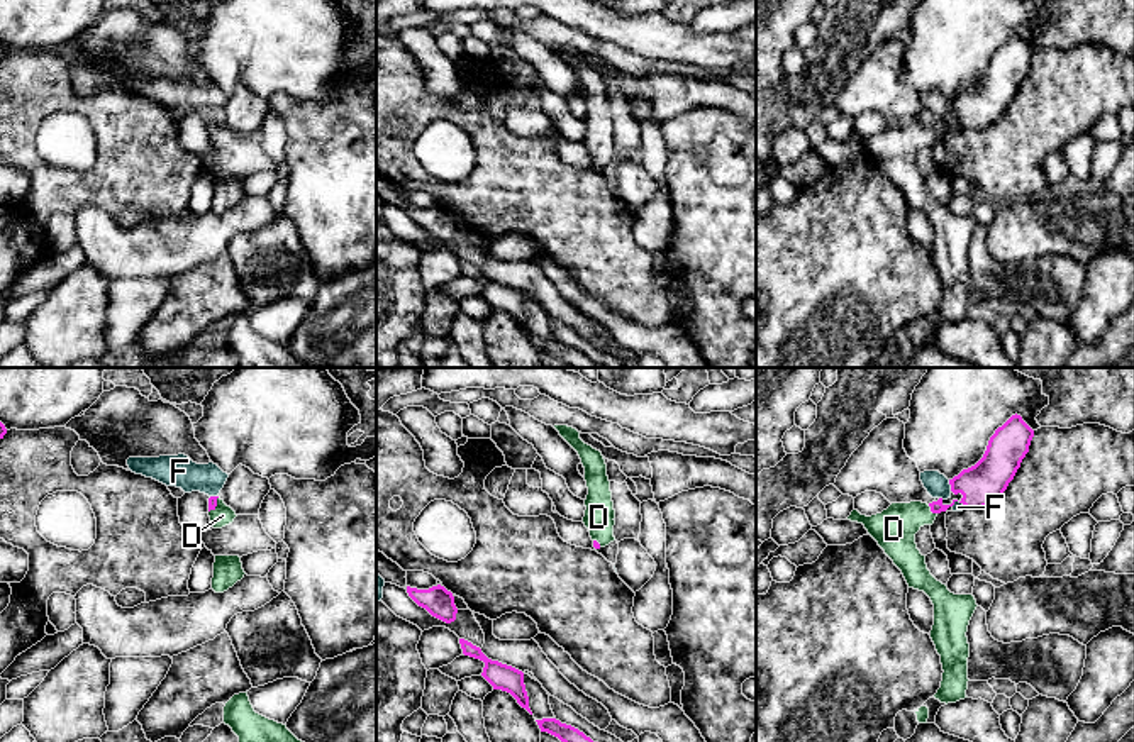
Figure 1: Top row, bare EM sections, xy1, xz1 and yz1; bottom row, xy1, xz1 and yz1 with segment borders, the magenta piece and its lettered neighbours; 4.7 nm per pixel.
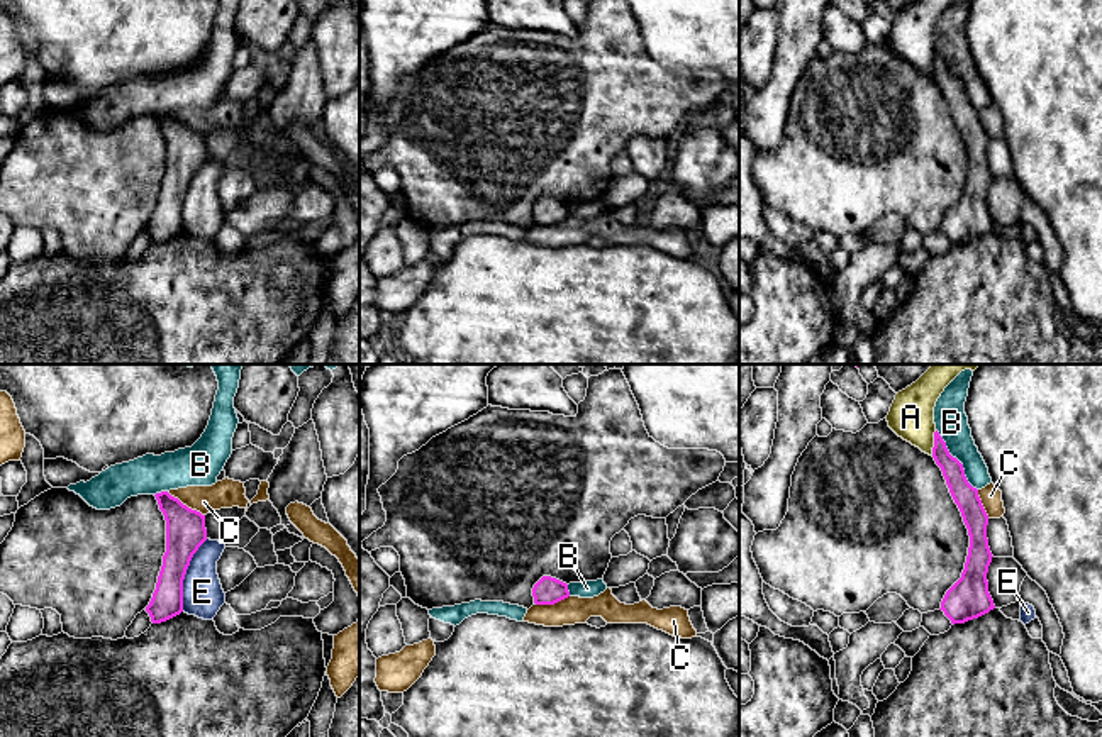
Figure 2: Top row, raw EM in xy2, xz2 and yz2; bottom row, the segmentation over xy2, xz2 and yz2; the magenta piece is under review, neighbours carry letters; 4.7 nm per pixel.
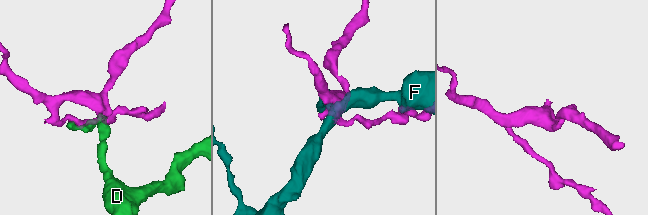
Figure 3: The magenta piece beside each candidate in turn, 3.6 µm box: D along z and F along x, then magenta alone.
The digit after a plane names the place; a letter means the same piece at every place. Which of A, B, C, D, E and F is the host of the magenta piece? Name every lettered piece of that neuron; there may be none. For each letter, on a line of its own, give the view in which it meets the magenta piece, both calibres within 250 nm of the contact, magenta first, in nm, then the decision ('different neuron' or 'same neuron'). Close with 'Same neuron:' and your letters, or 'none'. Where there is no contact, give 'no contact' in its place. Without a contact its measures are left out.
A: meets magenta in yz2; 100 nm thick on the magenta side, 220 nm on the other; different neuron
B: meets magenta in yz2; 120 nm thick on the magenta side, 160 nm on the other; different neuron
C: meets magenta in xy2; 190 nm thick on the magenta side, 140 nm on the other; different neuron
D: meets magenta in yz1; 60 nm thick on the magenta side, 200 nm on the other; same neuron
E: meets magenta in xy2; 190 nm thick on the magenta side, 190 nm on the other; different neuron
F: meets magenta in yz1; 200 nm thick on the magenta side, 110 nm on the other; different neuron
Same neuron: D

